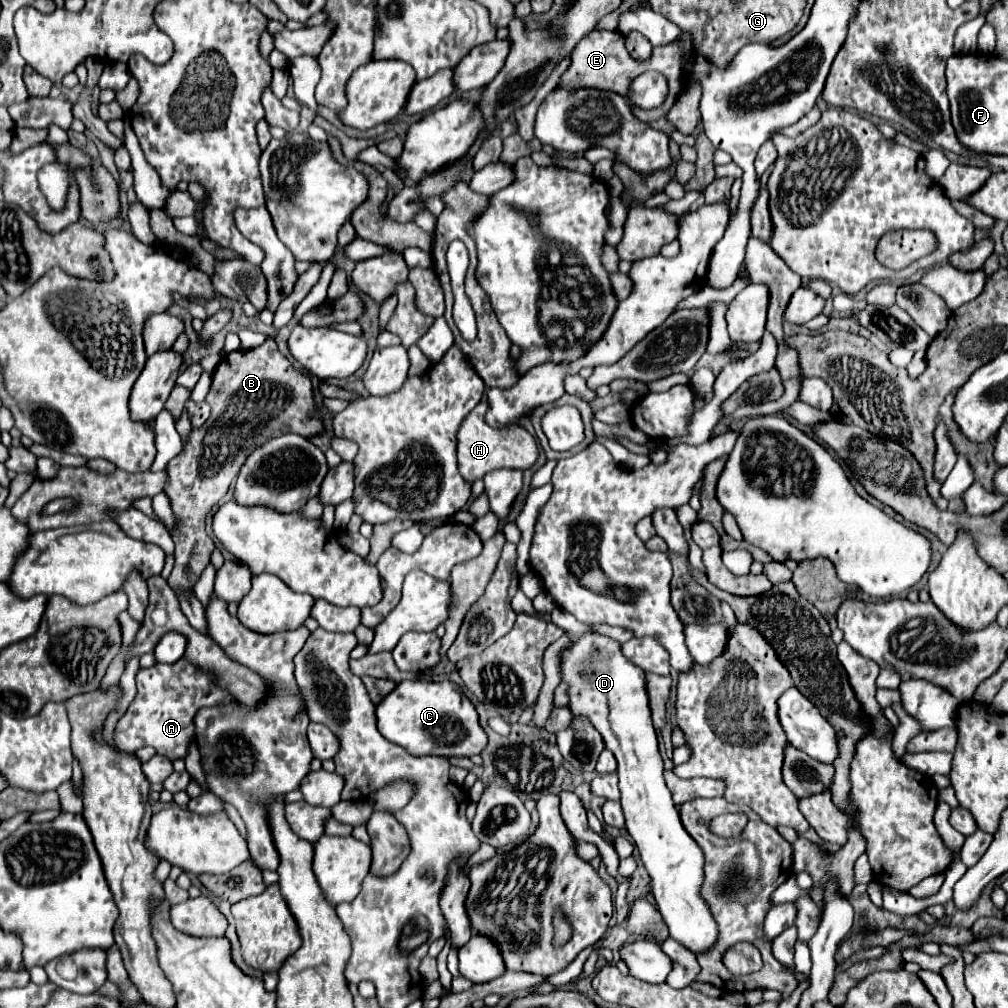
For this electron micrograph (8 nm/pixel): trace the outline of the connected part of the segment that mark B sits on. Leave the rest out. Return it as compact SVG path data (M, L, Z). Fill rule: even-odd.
M273 339L251 351L229 353L215 369L207 403L211 405L209 421L193 431L187 447L167 465L169 481L165 493L175 511L175 567L167 581L175 593L179 589L193 591L193 585L209 565L215 543L205 533L205 515L227 493L233 477L253 449L263 445L273 433L293 431L309 439L325 433L319 405L313 401L311 381L289 365ZM259 413L273 415L259 421Z

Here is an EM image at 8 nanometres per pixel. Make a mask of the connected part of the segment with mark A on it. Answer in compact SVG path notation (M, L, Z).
M183 658L173 663L173 665L155 663L149 669L139 669L135 701L129 705L127 713L119 719L119 725L115 727L115 733L113 733L113 741L123 751L137 751L139 747L149 745L159 755L167 755L169 759L185 757L187 745L195 737L195 733L193 733L193 717L195 717L195 713L201 707L211 707L211 705L217 705L217 703L223 703L223 701L227 703L231 699L235 699L231 693L227 693L225 689L221 689L215 683L211 683L211 677L205 671L199 671L197 667L193 667L189 661Z

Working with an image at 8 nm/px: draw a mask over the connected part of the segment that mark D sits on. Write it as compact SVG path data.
M595 631L573 637L571 649L559 657L569 697L567 707L571 709L573 719L587 717L591 725L599 729L605 747L619 763L617 775L627 831L633 837L641 861L651 877L653 897L669 927L669 935L689 951L701 953L717 941L717 925L701 897L705 859L695 839L683 829L671 791L663 781L663 759L659 755L657 735L651 723L645 671L623 657L621 645L615 639Z

